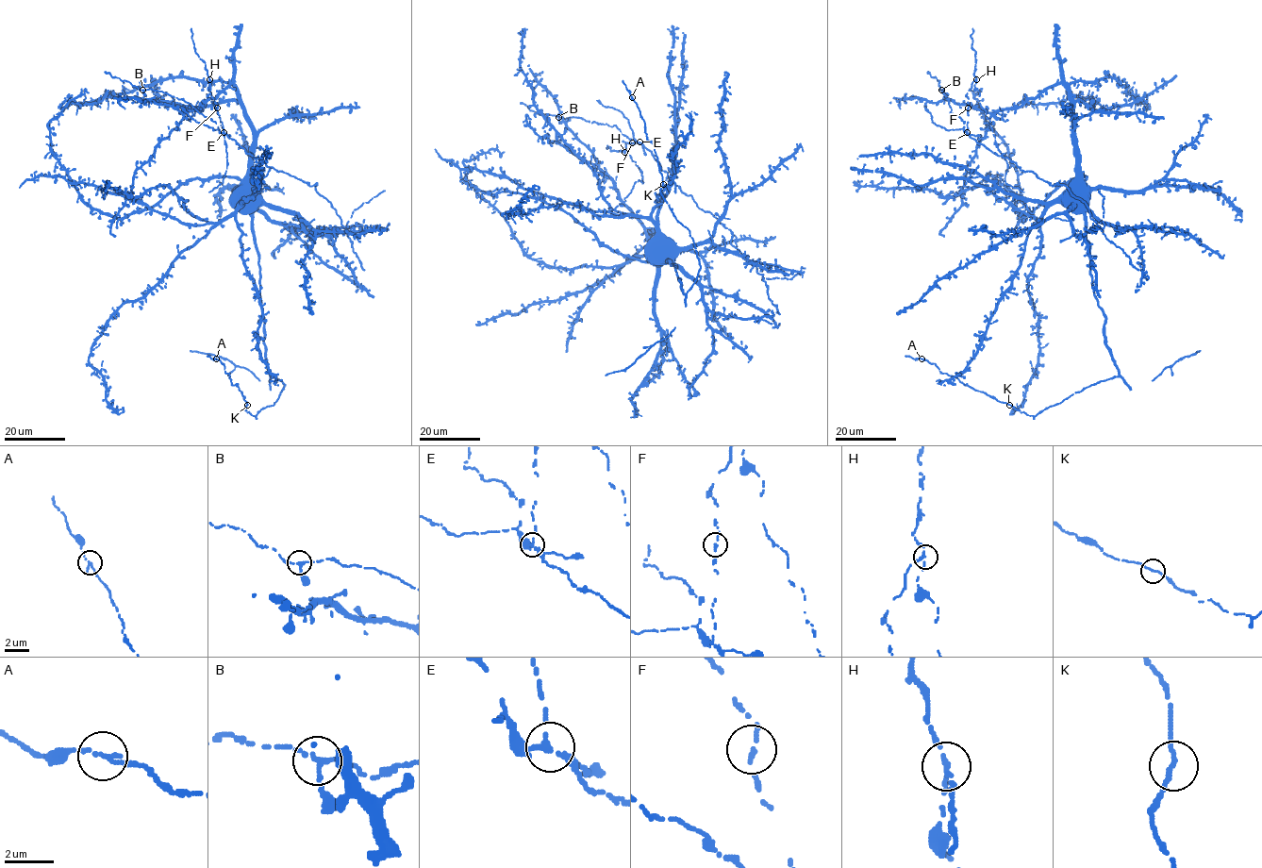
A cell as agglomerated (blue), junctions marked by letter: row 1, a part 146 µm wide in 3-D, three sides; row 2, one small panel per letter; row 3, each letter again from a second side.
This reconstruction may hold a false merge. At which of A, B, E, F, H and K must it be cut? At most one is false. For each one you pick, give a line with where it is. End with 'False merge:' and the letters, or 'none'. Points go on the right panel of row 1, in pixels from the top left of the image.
H: (976, 79)
False merge: H

